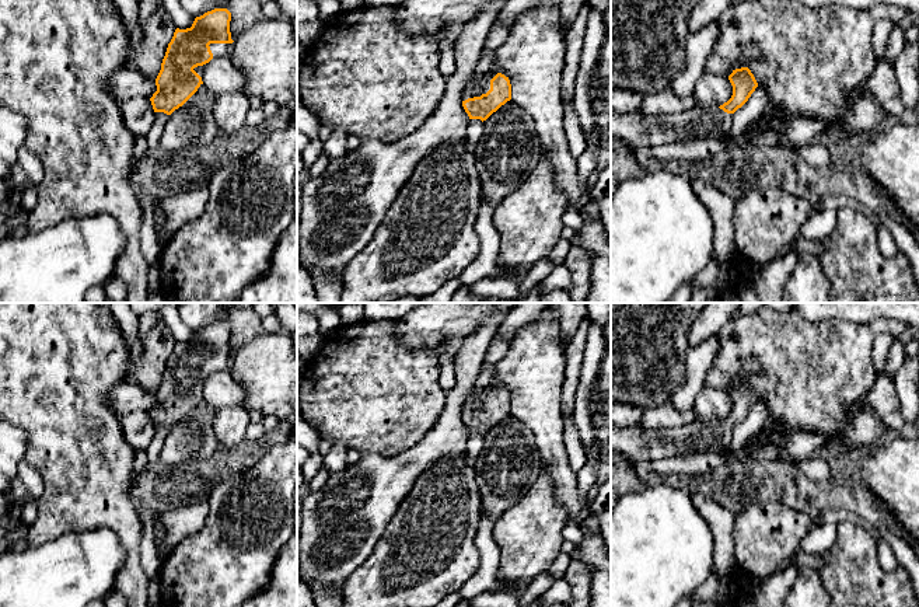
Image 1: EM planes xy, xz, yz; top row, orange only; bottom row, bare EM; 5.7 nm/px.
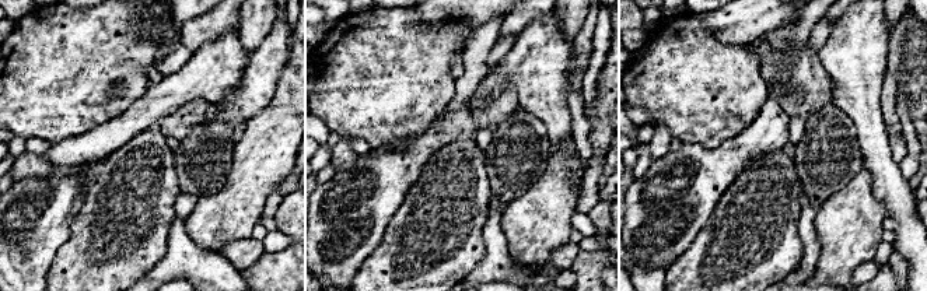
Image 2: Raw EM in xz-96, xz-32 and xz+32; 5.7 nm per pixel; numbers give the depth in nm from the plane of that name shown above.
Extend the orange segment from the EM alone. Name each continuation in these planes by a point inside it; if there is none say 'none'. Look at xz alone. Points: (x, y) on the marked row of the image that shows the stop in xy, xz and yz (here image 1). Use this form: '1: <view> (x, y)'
1: xz (486, 69)

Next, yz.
1: yz (639, 131)

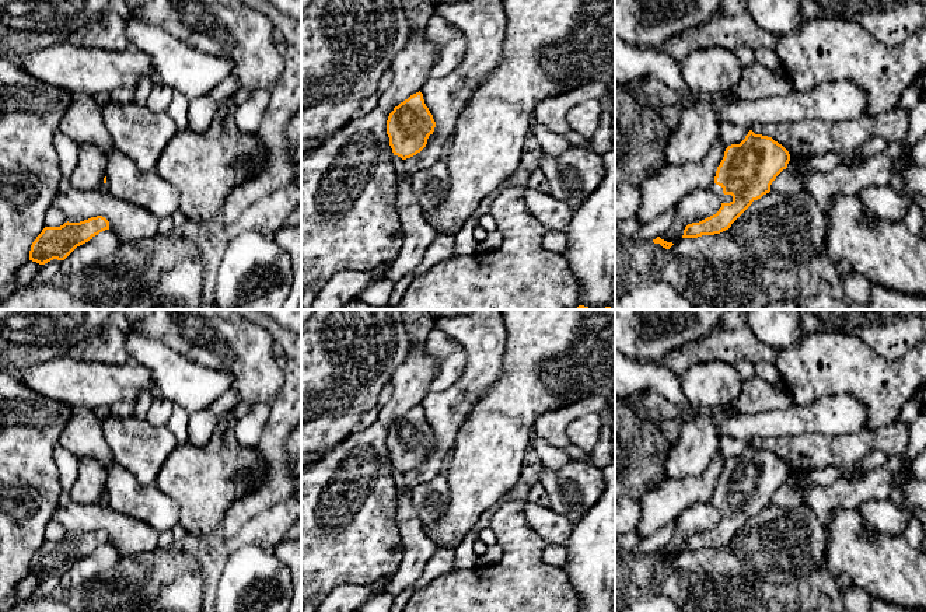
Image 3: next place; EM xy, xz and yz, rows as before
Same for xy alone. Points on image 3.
none

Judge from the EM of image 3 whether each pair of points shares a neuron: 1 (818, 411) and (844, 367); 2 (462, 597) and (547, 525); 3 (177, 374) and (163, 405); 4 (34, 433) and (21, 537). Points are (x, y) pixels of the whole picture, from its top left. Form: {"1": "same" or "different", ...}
{"1": "different", "2": "different", "3": "different", "4": "same"}

